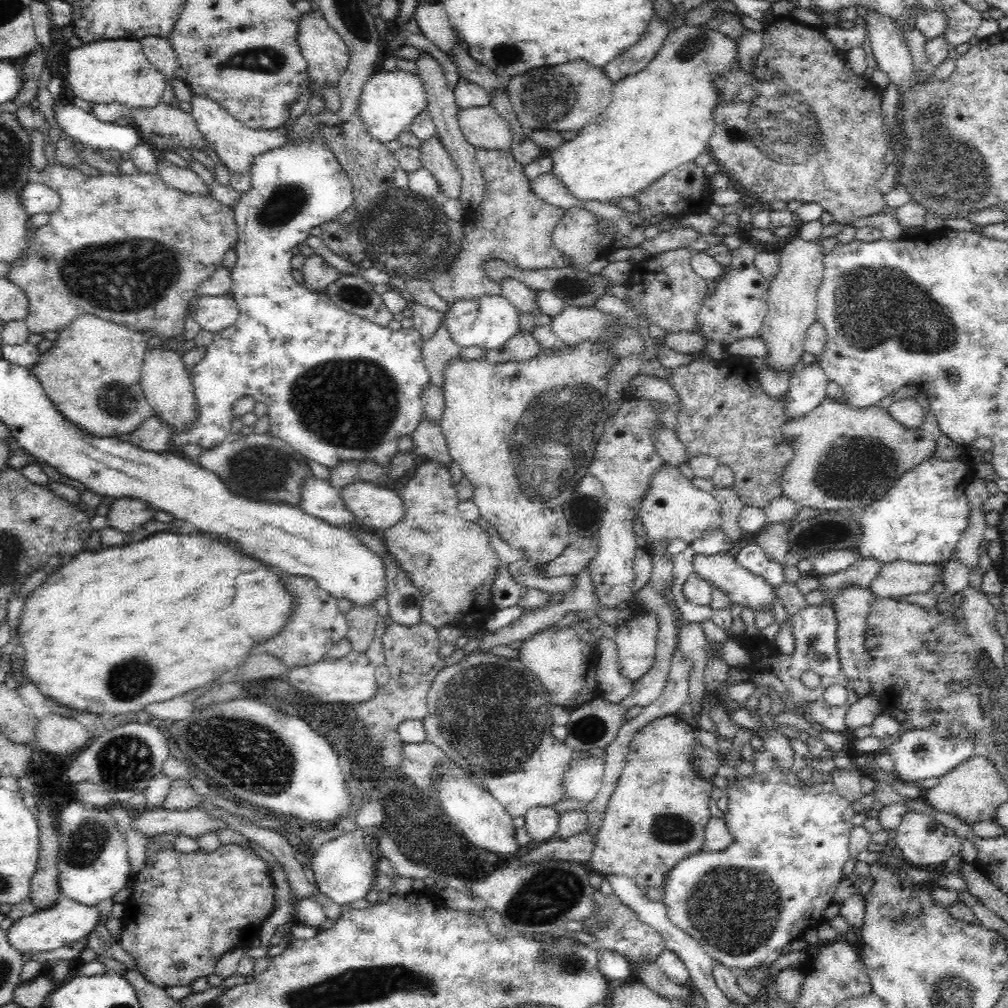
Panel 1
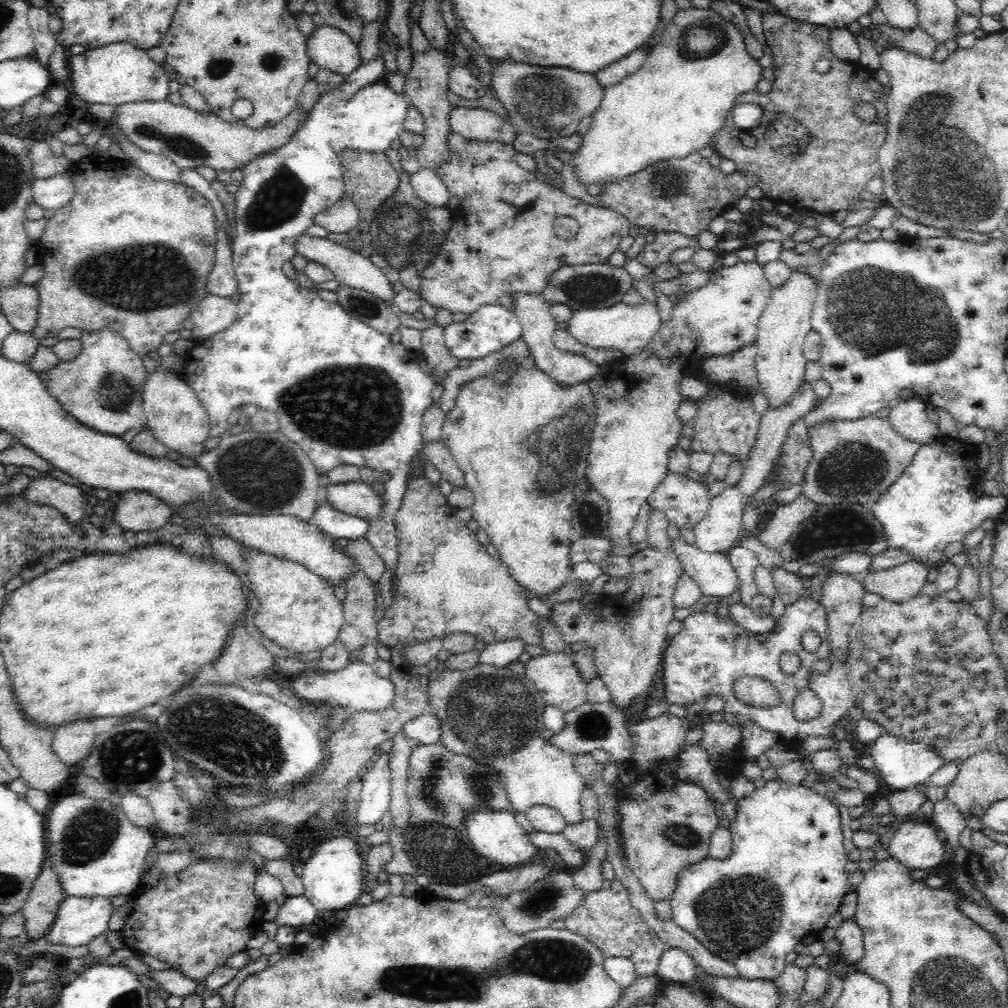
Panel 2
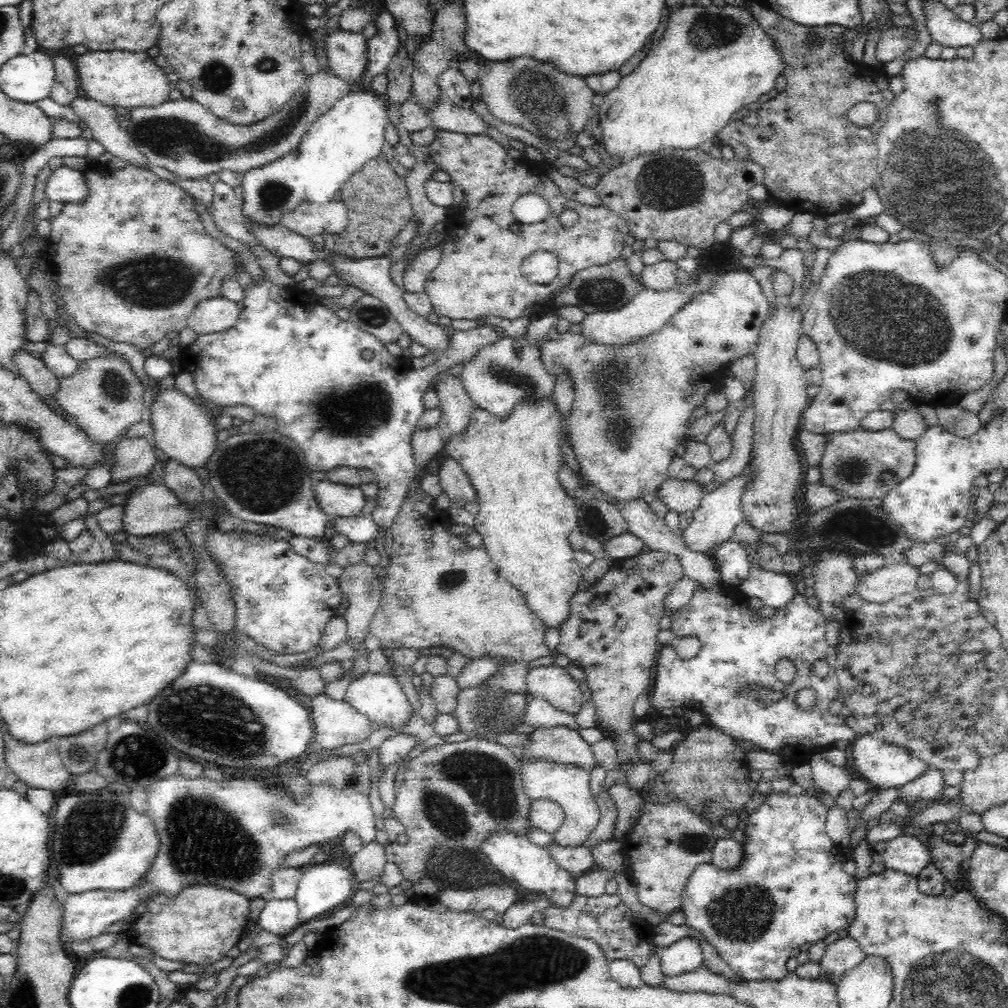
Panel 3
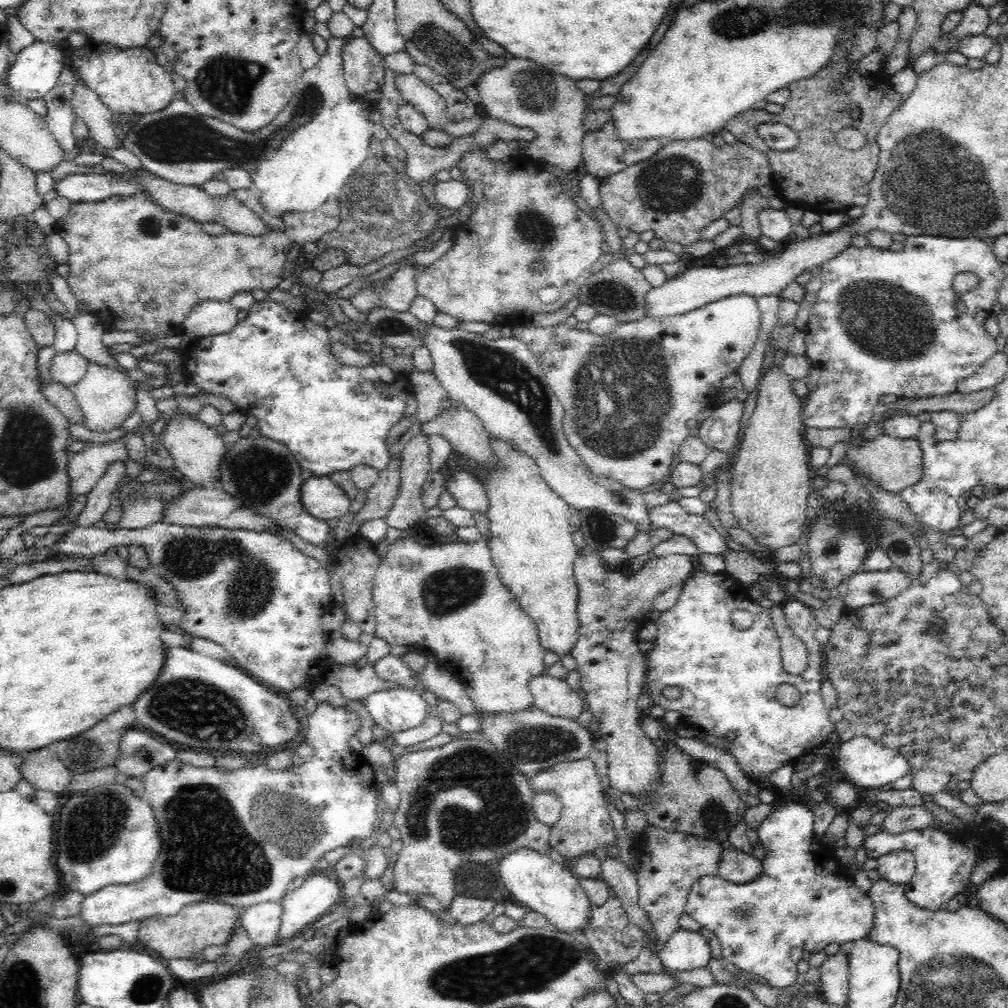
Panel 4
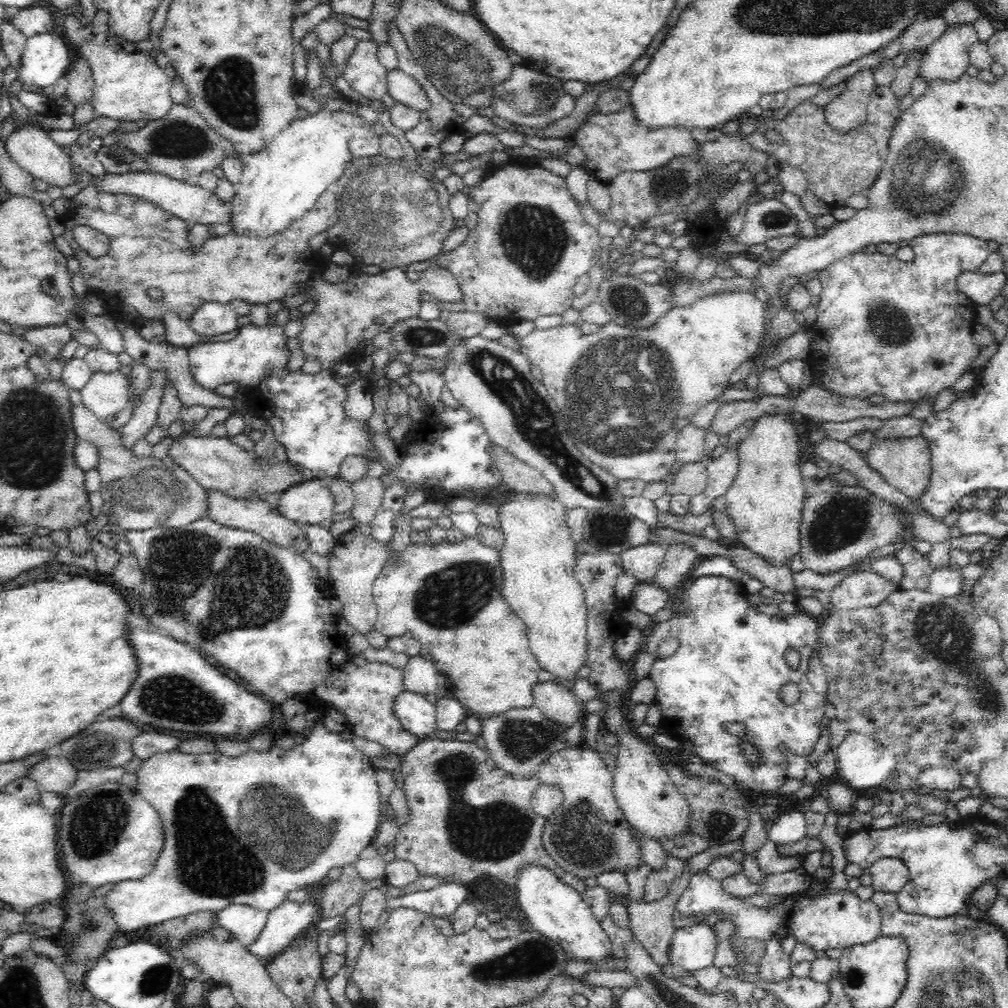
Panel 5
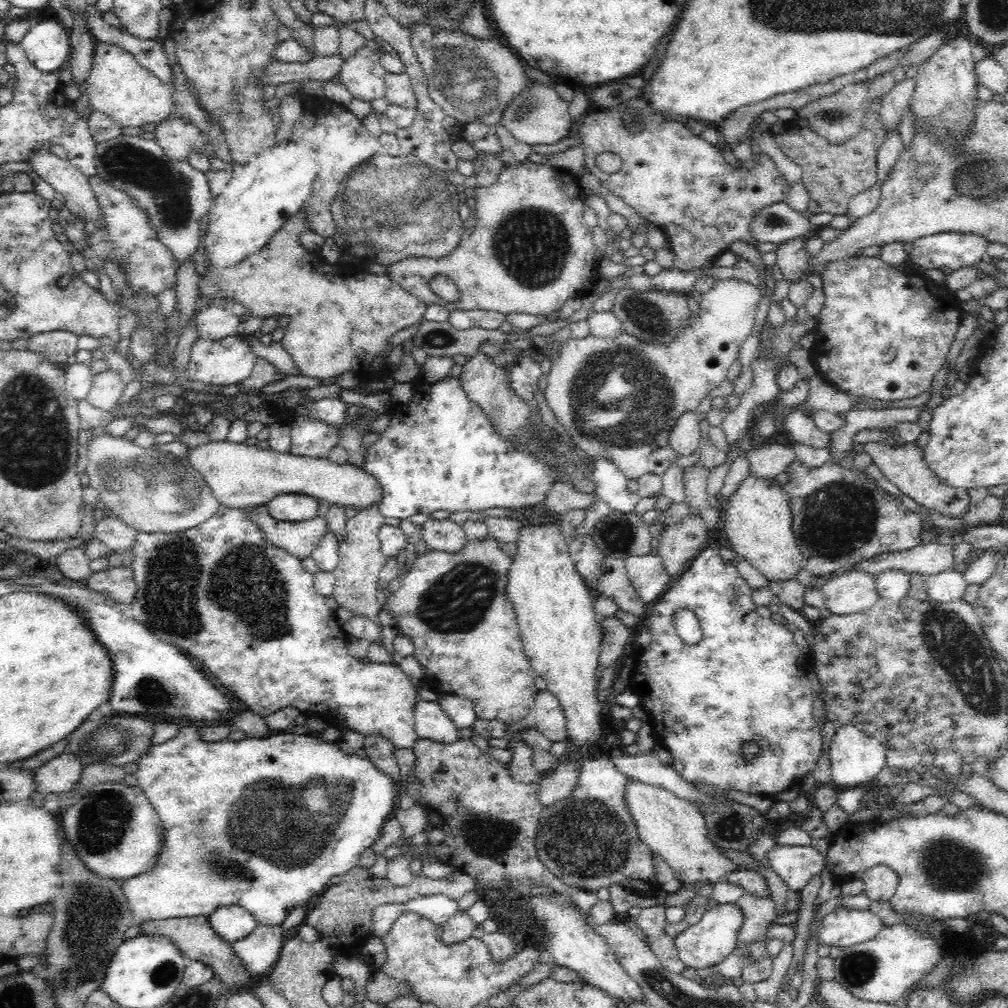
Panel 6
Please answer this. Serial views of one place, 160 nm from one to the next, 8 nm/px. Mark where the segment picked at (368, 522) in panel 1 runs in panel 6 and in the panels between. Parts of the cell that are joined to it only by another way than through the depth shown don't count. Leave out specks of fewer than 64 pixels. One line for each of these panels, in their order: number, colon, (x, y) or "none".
2: (358, 499)
3: (334, 499)
4: (321, 498)
5: (309, 502)
6: (286, 507)

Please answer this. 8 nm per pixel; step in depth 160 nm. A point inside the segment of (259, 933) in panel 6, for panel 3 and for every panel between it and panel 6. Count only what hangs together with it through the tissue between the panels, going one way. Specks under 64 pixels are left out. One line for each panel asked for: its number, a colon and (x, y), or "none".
3: (324, 887)
4: (318, 895)
5: (290, 919)

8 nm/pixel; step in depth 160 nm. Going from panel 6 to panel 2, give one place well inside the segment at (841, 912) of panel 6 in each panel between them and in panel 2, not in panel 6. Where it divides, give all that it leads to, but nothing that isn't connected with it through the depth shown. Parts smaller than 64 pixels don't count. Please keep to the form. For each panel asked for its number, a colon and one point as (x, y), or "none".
2: (786, 875)
3: (789, 889)
4: (802, 897)
5: (839, 918)

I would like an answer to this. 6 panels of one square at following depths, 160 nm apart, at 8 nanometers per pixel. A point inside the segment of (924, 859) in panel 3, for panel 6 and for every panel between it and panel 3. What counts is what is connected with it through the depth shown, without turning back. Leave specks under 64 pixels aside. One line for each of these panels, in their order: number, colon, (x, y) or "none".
4: (898, 867)
5: (888, 874)
6: (880, 881)

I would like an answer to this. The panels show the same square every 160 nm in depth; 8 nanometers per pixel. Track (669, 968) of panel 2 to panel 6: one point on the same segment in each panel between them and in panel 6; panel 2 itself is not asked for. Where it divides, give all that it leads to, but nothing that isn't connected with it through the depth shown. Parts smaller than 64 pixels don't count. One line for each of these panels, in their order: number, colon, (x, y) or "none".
3: (685, 955)
4: (686, 950)
5: (692, 948)
6: (706, 943)

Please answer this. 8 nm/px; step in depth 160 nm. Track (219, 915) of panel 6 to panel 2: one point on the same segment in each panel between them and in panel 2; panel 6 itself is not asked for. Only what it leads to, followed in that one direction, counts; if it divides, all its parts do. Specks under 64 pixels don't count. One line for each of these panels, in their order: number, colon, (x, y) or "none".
2: (298, 911)
3: (281, 916)
4: (262, 921)
5: (245, 922)

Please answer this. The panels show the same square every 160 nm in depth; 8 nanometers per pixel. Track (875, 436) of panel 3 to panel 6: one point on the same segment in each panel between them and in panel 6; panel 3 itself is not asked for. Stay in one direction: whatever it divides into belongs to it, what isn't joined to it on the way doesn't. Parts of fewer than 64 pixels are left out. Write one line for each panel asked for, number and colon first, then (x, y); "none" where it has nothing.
4: (891, 463)
5: (905, 463)
6: (905, 467)

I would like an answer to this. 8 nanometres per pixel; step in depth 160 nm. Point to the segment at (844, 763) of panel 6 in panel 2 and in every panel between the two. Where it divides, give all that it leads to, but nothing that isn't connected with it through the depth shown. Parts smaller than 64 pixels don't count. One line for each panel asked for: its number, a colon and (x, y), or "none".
2: (902, 765)
3: (884, 766)
4: (867, 763)
5: (864, 763)

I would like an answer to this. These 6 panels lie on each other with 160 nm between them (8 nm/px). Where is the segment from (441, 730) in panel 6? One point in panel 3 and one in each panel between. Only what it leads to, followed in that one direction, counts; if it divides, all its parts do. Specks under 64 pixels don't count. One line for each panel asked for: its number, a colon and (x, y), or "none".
3: (379, 697)
4: (400, 709)
5: (416, 715)

